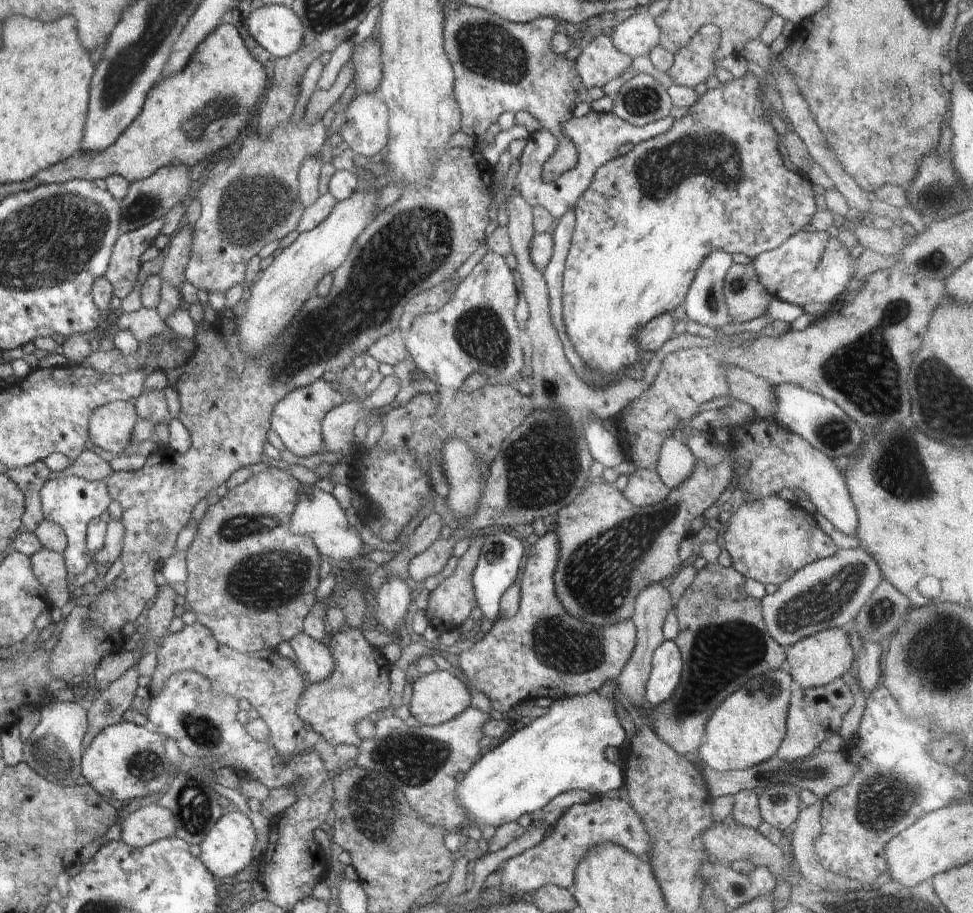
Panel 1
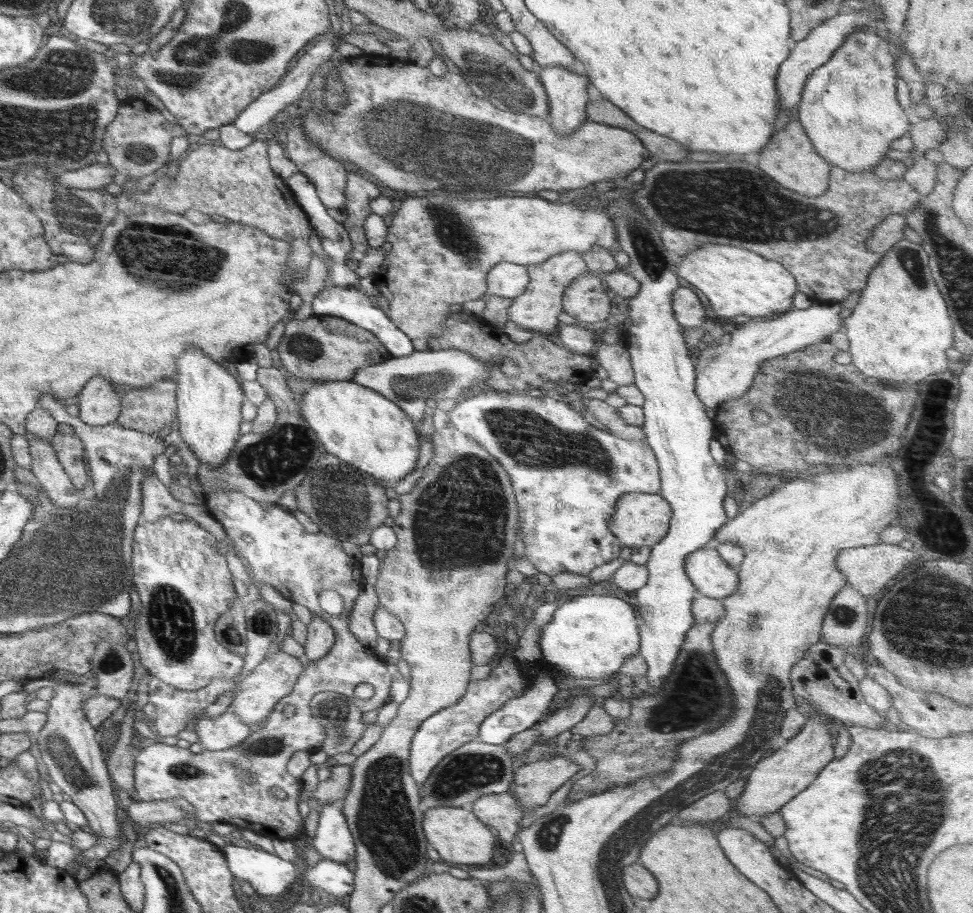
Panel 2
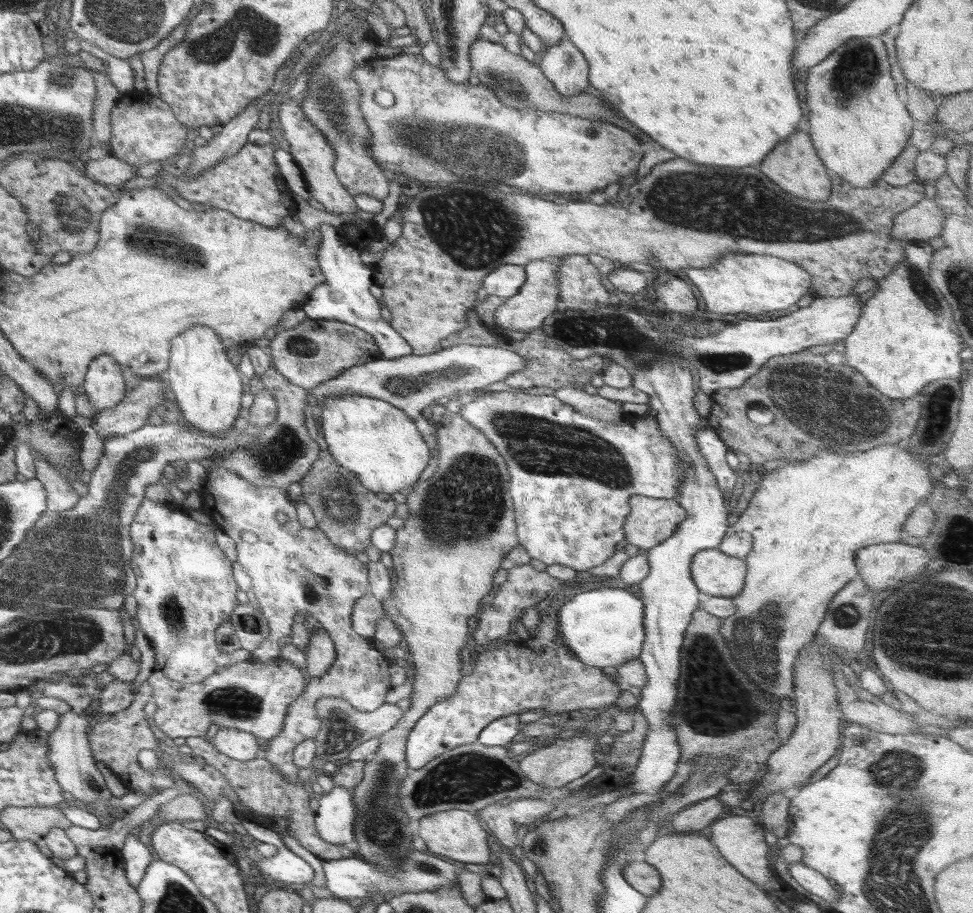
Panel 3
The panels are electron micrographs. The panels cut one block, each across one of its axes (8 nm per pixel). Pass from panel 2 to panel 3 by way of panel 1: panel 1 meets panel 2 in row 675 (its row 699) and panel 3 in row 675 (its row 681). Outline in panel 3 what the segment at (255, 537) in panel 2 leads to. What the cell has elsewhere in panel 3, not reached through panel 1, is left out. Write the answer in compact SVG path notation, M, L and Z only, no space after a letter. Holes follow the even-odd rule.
M212 468L207 475L204 486L206 492L210 492L210 496L214 500L214 510L220 514L220 516L214 516L213 522L234 540L238 564L252 579L249 593L268 622L270 638L288 638L292 625L295 623L294 616L301 613L308 614L318 620L335 644L336 660L332 666L322 676L312 676L307 688L302 690L302 694L288 706L288 712L284 716L284 724L282 724L284 725L282 732L267 740L266 746L258 746L259 756L270 761L274 765L274 769L284 773L286 779L294 783L298 779L299 770L293 763L294 749L300 741L310 737L316 738L320 726L322 726L322 722L317 717L318 713L316 713L316 702L320 698L326 698L326 696L328 698L344 698L360 712L372 712L386 702L386 694L392 689L388 673L391 663L383 653L378 651L372 639L360 636L354 632L352 626L351 613L356 600L370 592L368 566L356 559L354 555L348 554L336 544L332 544L326 538L326 534L317 526L310 528L301 525L297 519L296 502L290 499L287 487L254 485L224 468ZM278 512L288 515L288 520L285 523L280 523L277 520ZM244 532L252 532L258 541L254 543L244 541L242 539Z

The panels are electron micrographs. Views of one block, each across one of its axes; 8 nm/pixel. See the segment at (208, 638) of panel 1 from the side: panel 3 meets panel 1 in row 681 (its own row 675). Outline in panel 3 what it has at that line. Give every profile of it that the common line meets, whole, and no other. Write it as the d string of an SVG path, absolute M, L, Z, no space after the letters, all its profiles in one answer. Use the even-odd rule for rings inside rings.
M277 657L267 661L251 659L236 663L220 669L220 671L206 677L202 682L182 683L172 680L162 671L152 672L147 679L152 685L152 697L150 700L156 703L156 711L153 716L155 724L164 732L170 741L182 737L205 737L212 724L218 728L236 728L254 734L259 739L270 740L284 728L284 716L288 712L288 706L302 694L307 688L307 683L298 666L290 664L288 660Z

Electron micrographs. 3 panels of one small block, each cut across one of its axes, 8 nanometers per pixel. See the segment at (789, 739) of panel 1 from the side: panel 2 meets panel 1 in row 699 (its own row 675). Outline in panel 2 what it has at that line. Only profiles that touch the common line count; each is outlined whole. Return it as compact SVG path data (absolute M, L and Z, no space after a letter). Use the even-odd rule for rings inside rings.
M822 640L814 643L793 667L790 672L793 694L809 700L811 706L816 706L833 720L851 725L866 726L866 728L881 728L887 717L882 717L876 709L866 703L859 689L859 680L844 664L844 656L849 651L842 646L828 644Z

